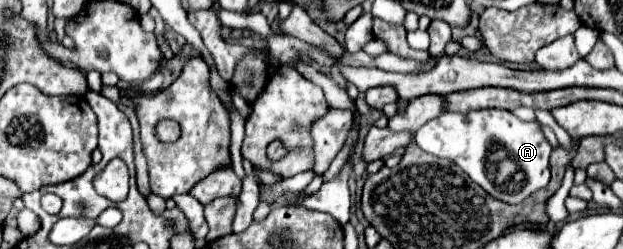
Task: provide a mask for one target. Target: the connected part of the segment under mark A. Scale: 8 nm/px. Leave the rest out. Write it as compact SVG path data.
M477 109L471 113L443 113L427 121L415 133L417 145L435 155L457 163L489 195L505 203L521 203L533 191L543 189L551 178L549 159L552 146L543 137L539 123L525 123L511 111Z

